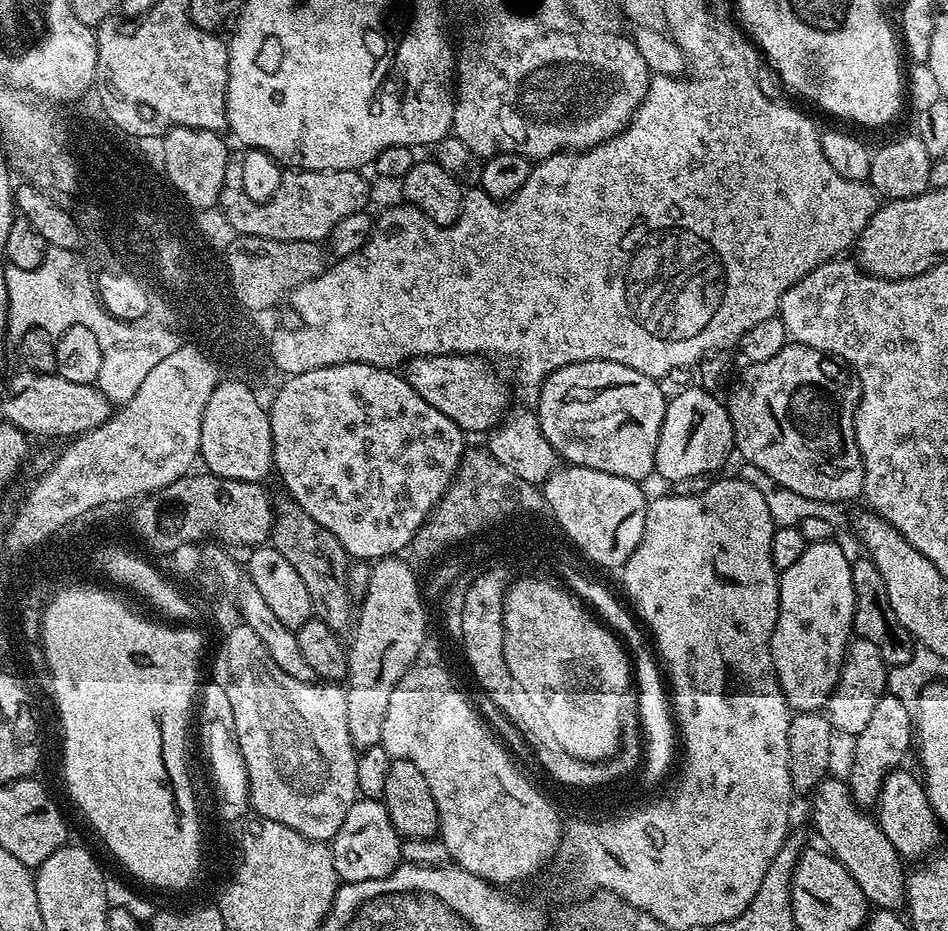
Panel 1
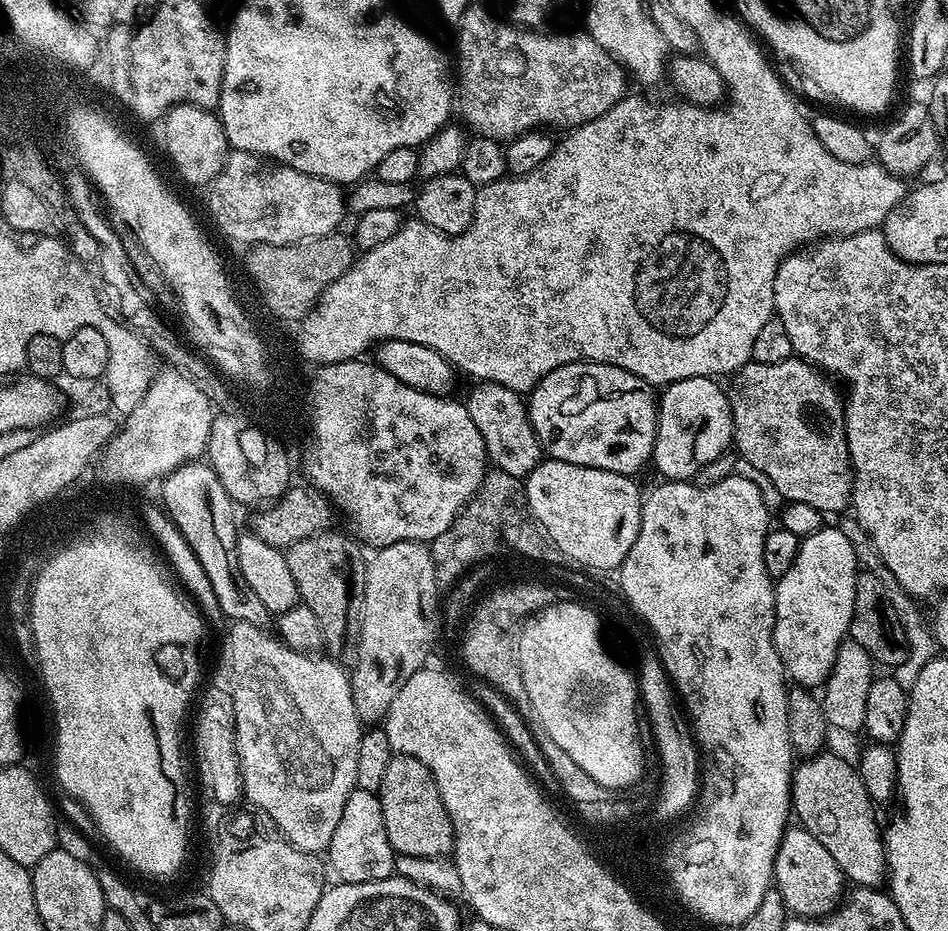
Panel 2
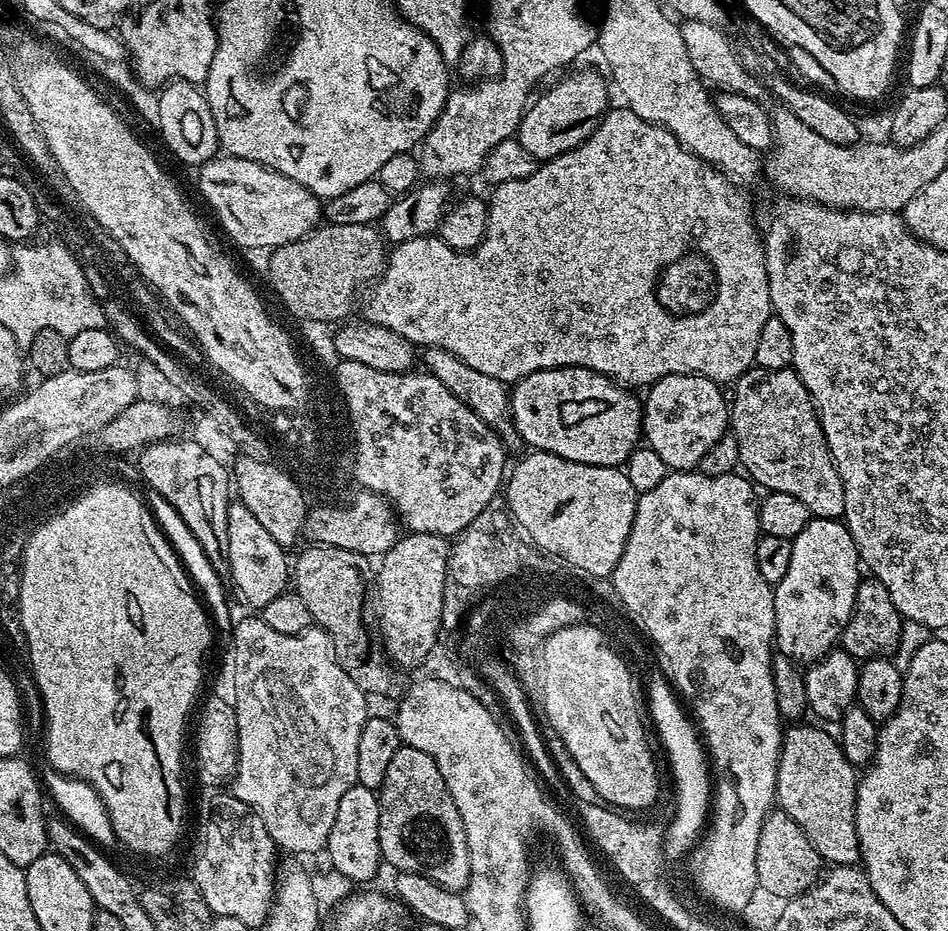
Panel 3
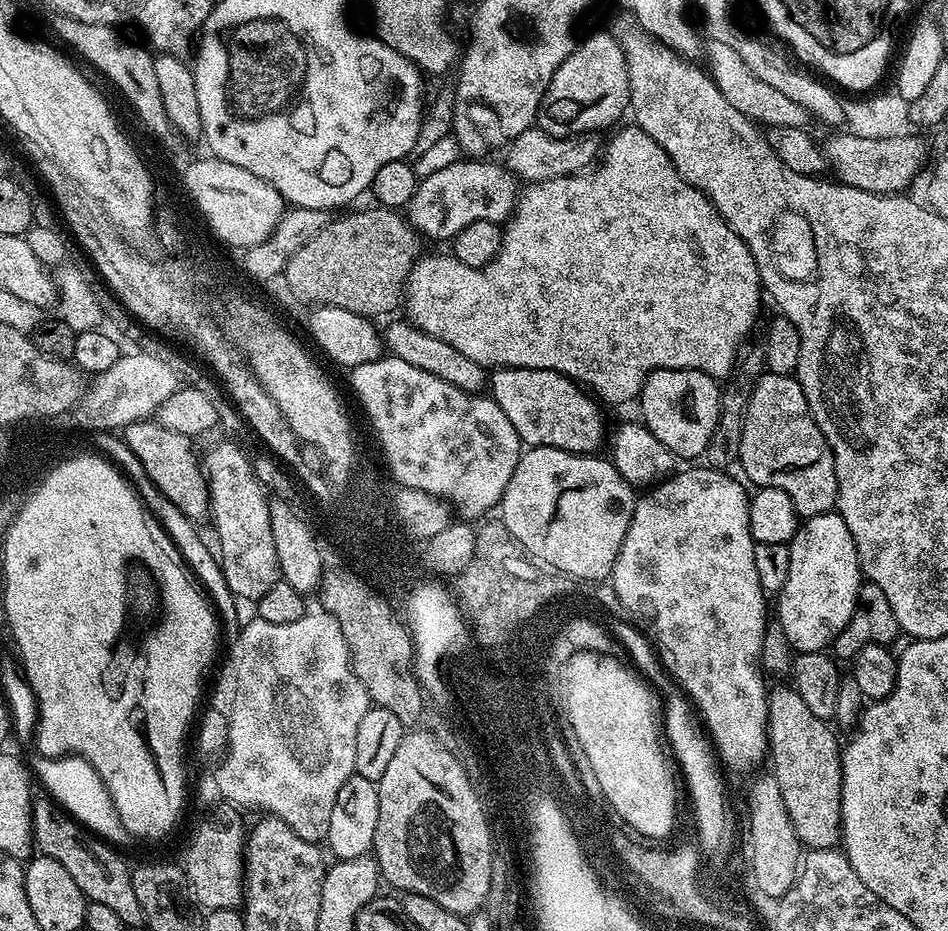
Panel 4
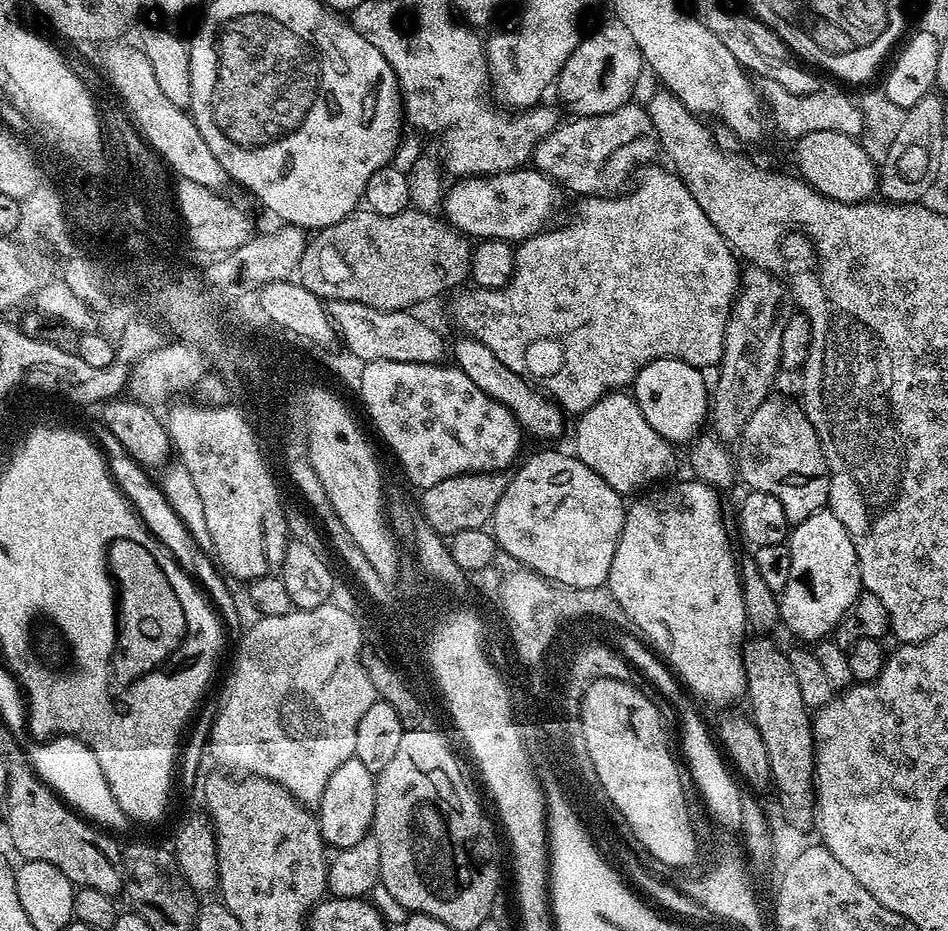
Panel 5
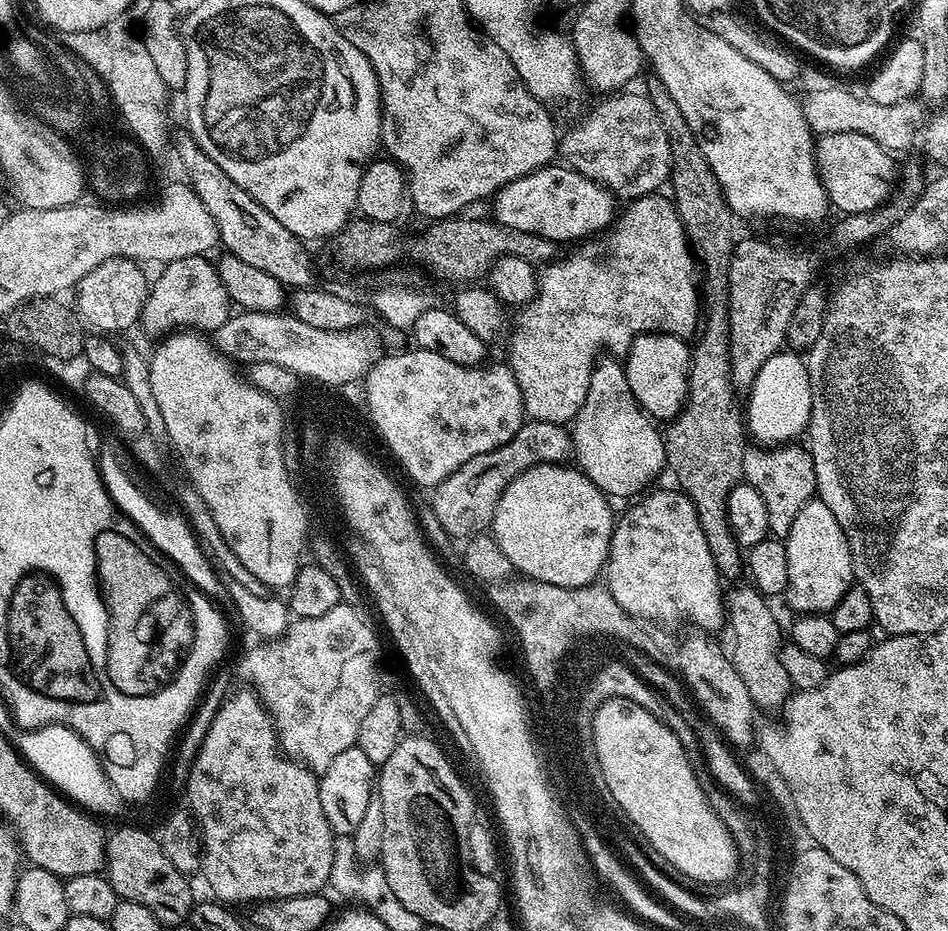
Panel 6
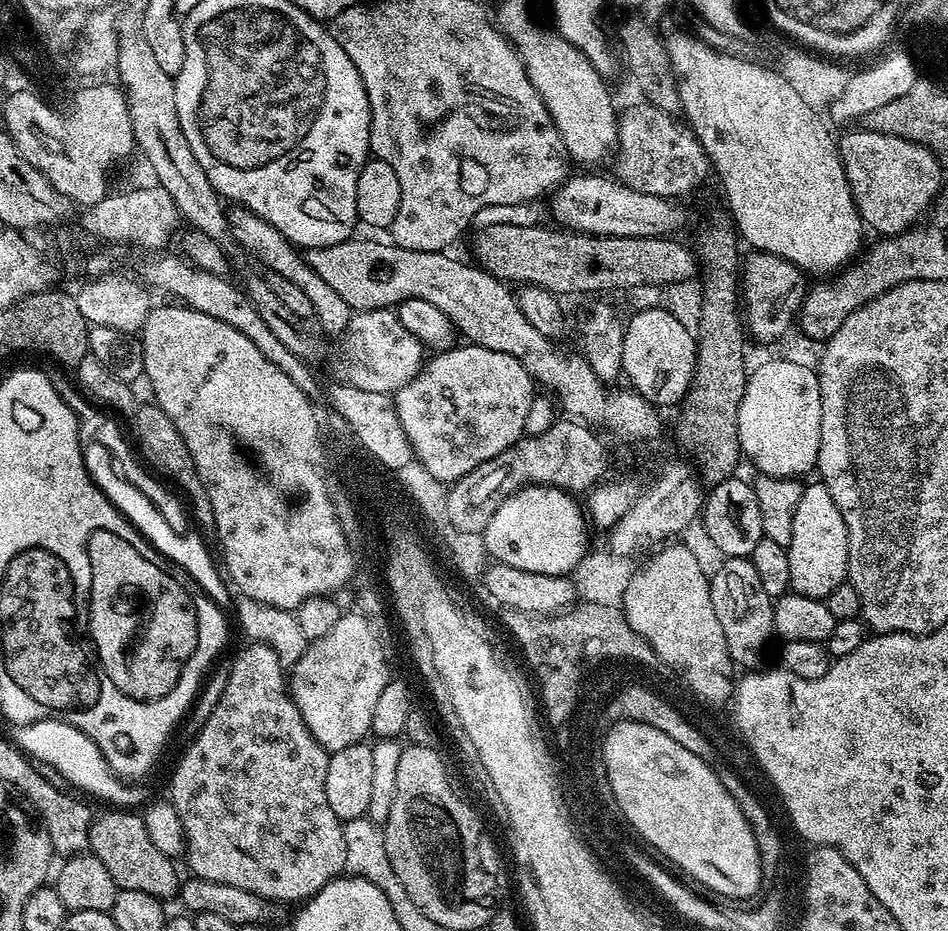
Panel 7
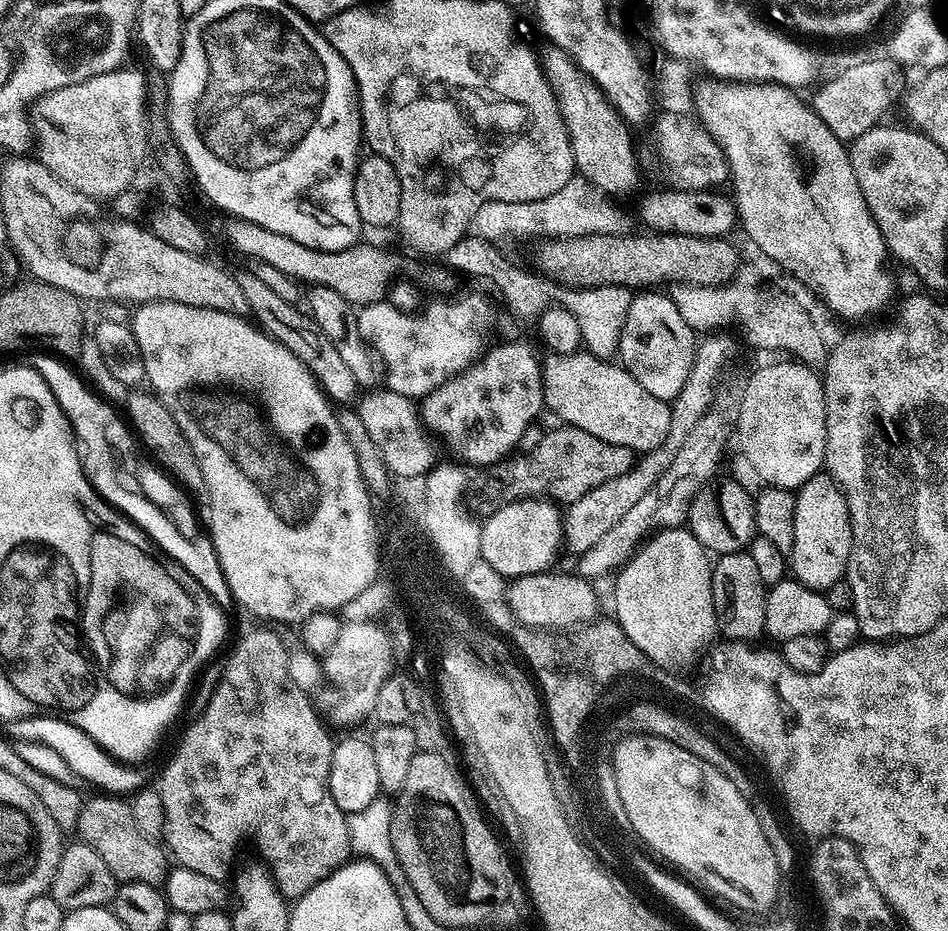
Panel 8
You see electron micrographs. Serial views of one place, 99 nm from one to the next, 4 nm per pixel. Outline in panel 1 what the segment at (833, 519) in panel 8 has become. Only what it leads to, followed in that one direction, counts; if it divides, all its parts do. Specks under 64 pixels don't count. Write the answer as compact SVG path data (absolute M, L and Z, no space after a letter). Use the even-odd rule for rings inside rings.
M832 540L809 544L808 549L780 577L780 613L772 635L772 665L776 680L793 713L817 712L827 705L842 670L844 651L853 635L854 586L852 585L852 560Z

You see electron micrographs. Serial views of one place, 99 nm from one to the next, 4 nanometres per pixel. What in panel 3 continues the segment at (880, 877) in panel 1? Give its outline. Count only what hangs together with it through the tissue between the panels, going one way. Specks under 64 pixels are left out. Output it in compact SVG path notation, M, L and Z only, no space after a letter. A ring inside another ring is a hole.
M796 722L783 729L784 741L780 747L775 803L779 811L786 813L806 834L810 846L818 850L821 861L828 866L861 863L860 843L856 833L856 789L858 772L847 760L840 748L840 741L820 729L815 723Z

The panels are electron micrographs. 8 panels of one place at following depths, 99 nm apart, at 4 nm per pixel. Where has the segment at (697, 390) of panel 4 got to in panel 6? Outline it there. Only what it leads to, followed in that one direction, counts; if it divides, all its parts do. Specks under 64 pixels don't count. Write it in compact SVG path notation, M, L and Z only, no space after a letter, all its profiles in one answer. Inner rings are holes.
M645 334L628 348L623 361L626 378L637 404L656 422L670 422L680 413L688 397L690 348L679 336Z

